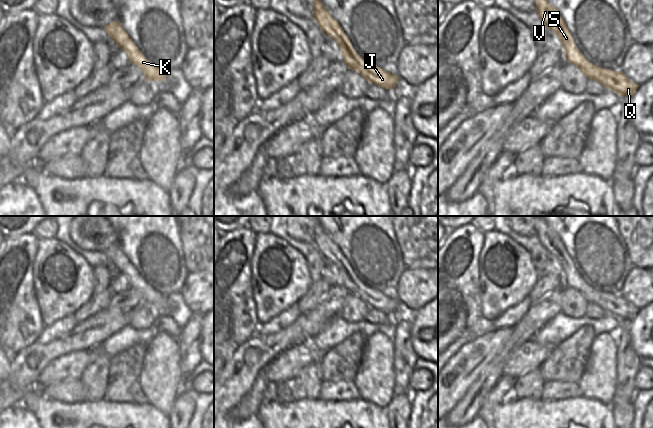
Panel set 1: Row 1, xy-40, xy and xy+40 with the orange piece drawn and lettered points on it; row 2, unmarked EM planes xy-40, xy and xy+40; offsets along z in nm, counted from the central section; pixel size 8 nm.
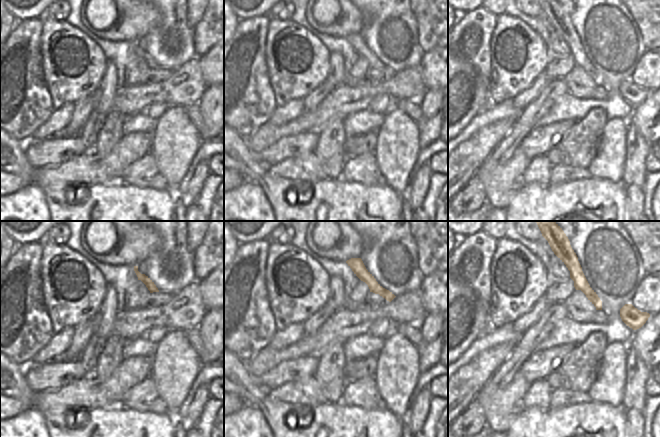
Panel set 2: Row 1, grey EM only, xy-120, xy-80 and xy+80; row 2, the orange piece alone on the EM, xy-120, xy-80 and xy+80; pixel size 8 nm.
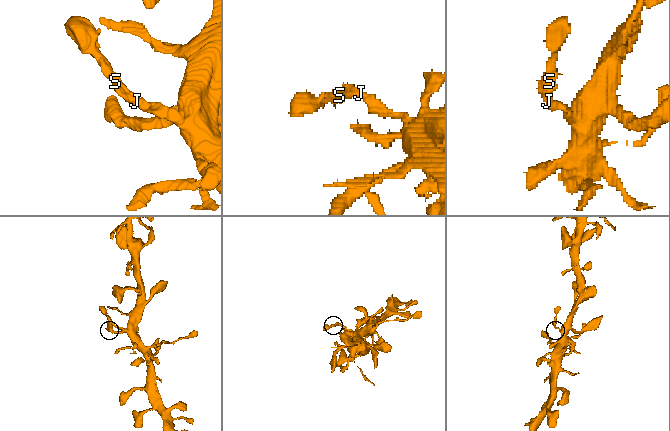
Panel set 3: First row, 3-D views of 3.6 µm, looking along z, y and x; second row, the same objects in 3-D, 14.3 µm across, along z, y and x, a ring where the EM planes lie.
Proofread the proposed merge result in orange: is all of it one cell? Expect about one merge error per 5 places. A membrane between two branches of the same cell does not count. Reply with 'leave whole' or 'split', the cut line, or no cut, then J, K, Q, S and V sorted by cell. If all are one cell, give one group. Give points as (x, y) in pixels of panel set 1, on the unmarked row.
leave whole; cut none; groups J K Q S V

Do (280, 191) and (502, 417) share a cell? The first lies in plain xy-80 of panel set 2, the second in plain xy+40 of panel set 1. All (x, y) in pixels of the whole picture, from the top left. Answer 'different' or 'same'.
same

